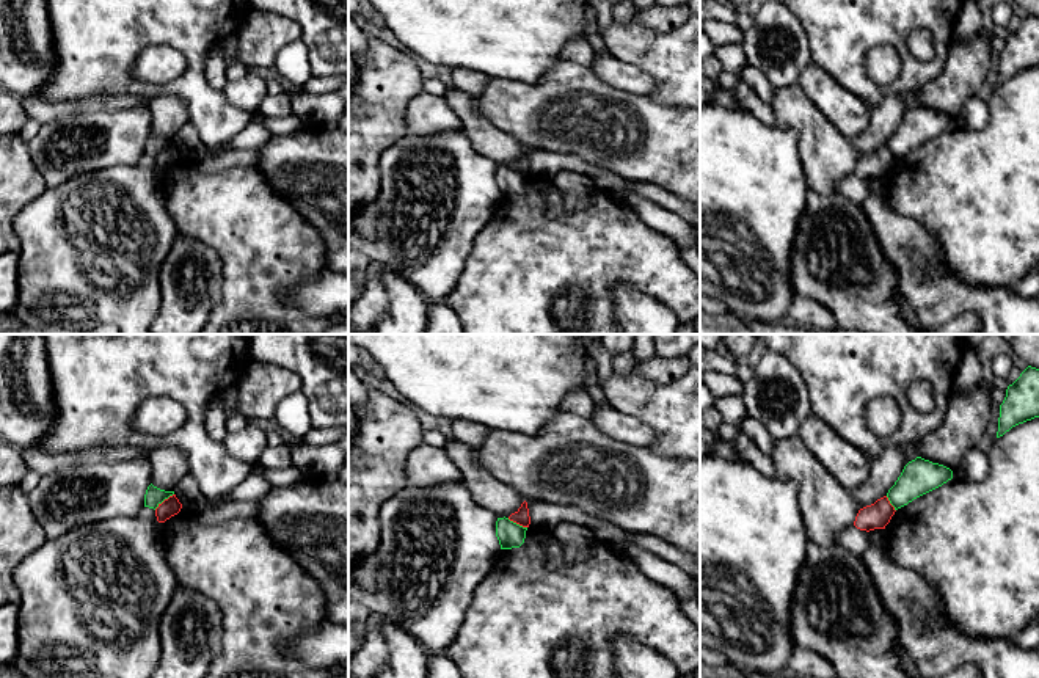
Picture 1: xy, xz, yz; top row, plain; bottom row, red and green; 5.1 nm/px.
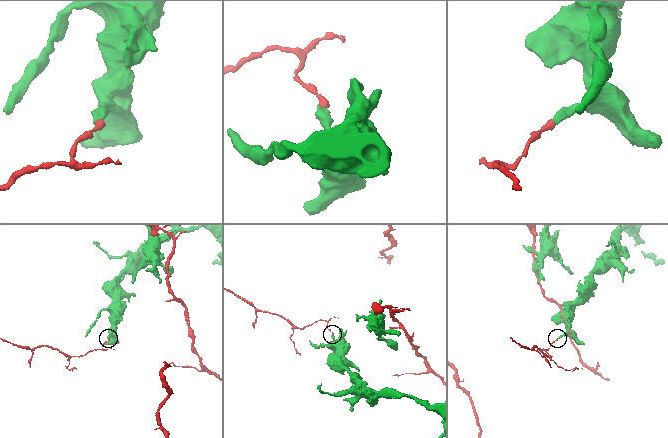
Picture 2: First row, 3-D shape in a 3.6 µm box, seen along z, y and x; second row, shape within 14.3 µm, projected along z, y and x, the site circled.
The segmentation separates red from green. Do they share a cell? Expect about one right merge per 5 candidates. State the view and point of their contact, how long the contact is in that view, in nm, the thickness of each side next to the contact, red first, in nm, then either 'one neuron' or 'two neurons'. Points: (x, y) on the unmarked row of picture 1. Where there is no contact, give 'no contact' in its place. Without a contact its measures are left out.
xy (165, 148) | 130 nm | 90/90 nm | two neurons

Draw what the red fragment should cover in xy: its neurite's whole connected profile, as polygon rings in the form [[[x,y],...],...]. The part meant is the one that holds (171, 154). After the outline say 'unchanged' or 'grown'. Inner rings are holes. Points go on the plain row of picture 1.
[[[176,143],[165,148],[159,155],[155,157],[155,165],[159,171],[165,171],[171,165],[177,163],[182,157],[182,152],[176,146]]] | unchanged

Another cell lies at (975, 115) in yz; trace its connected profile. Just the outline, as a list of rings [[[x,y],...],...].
[[[972,97],[964,104],[957,124],[970,130],[982,130],[989,122],[989,104],[982,99]]]

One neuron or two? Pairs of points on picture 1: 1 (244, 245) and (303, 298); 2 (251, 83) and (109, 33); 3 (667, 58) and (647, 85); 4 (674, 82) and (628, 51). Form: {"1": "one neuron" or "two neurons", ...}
{"1": "two neurons", "2": "two neurons", "3": "two neurons", "4": "one neuron"}

